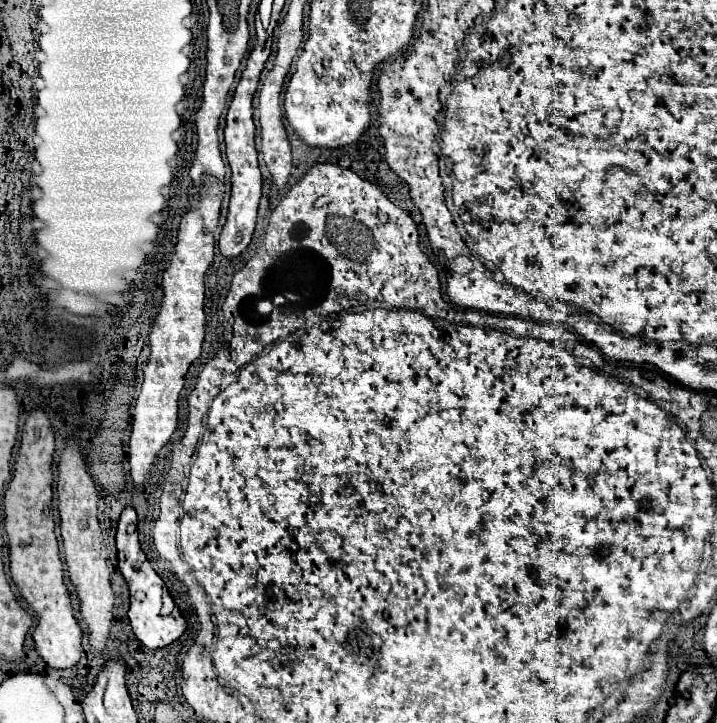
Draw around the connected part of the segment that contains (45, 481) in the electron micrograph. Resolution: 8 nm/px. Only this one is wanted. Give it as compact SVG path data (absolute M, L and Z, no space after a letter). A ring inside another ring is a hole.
M33 411L23 429L21 449L15 461L13 479L3 497L3 529L9 537L9 569L21 597L37 615L33 641L37 655L53 669L69 669L81 659L81 627L69 607L69 591L63 583L63 563L55 537L55 521L51 511L53 497L53 431L43 411Z

